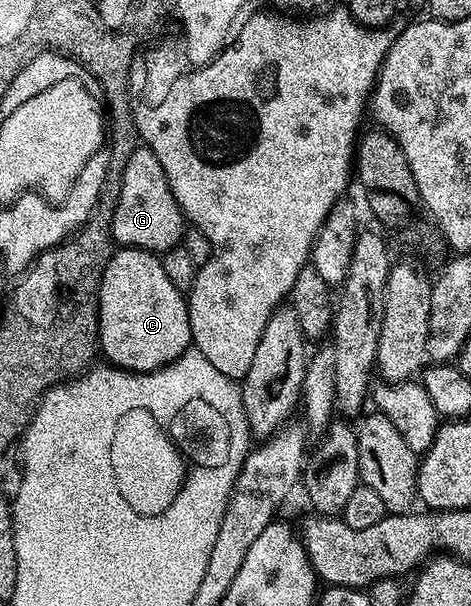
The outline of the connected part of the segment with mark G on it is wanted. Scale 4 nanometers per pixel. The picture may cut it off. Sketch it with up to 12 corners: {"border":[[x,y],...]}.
{"border":[[135,147],[110,226],[118,247],[165,253],[182,214],[156,153]]}

